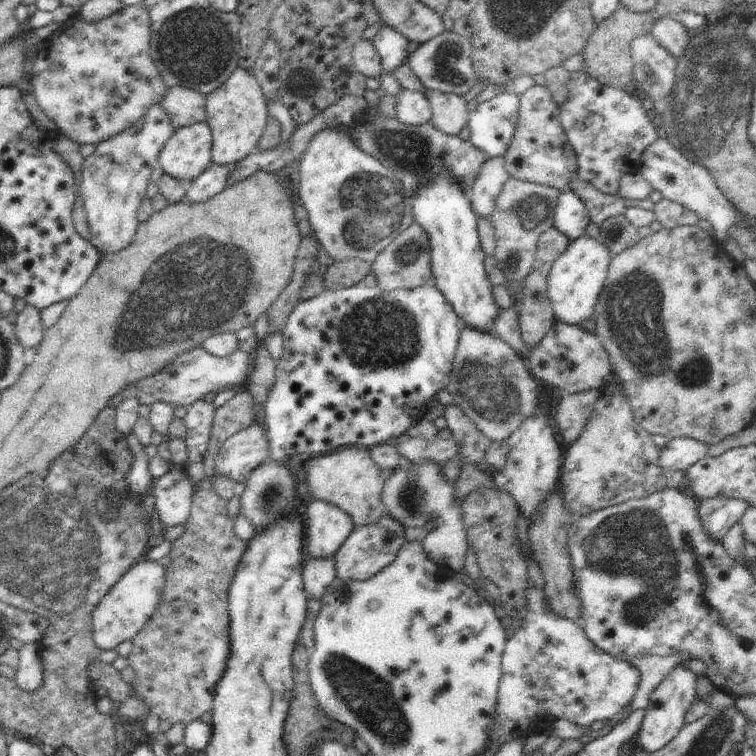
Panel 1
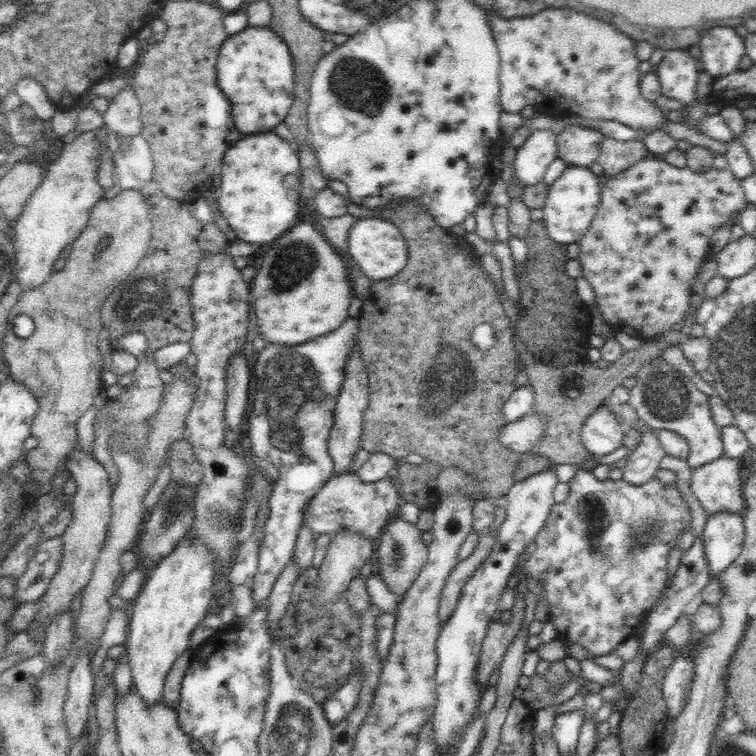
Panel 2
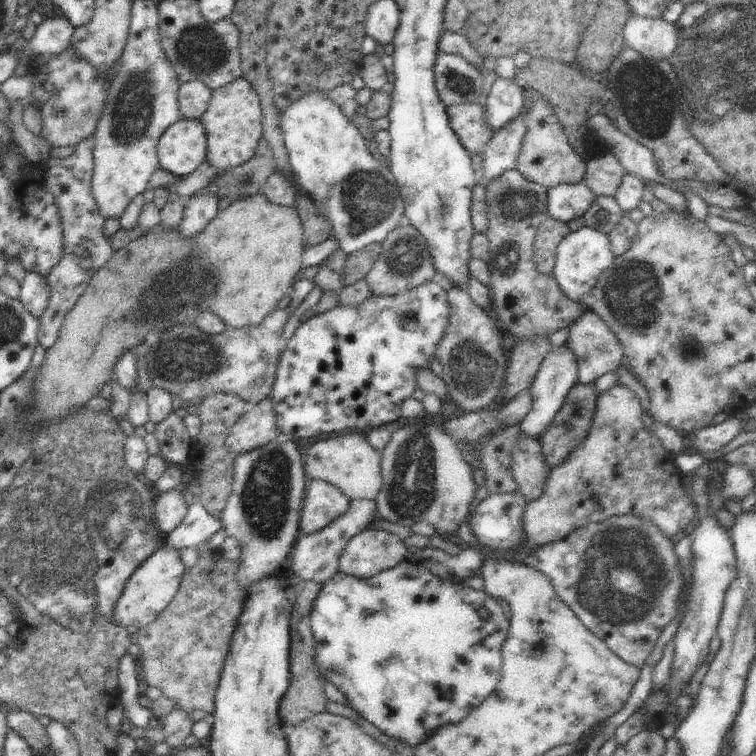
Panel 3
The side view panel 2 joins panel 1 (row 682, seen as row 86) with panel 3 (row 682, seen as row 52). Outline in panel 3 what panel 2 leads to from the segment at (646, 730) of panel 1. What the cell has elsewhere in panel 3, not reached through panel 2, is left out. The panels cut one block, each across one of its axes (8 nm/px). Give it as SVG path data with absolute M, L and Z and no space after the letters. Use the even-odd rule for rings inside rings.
M714 516L704 517L691 535L693 582L686 594L684 616L673 636L675 649L670 668L670 677L665 680L665 693L670 698L670 708L675 709L675 699L682 694L682 688L690 682L698 666L708 656L708 644L717 633L725 594L730 583L736 578L736 557L733 540Z

